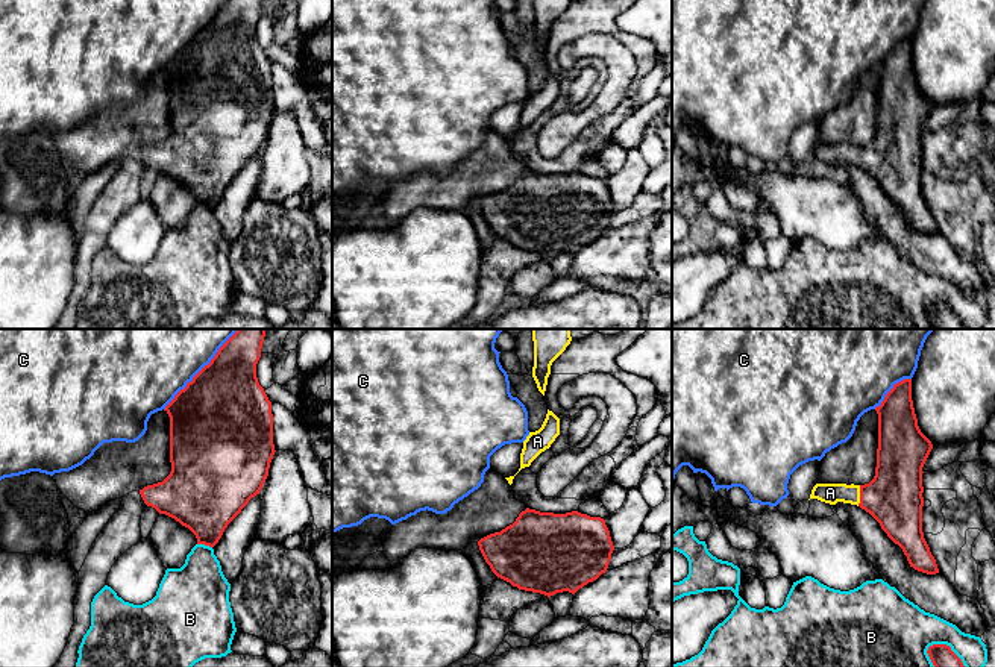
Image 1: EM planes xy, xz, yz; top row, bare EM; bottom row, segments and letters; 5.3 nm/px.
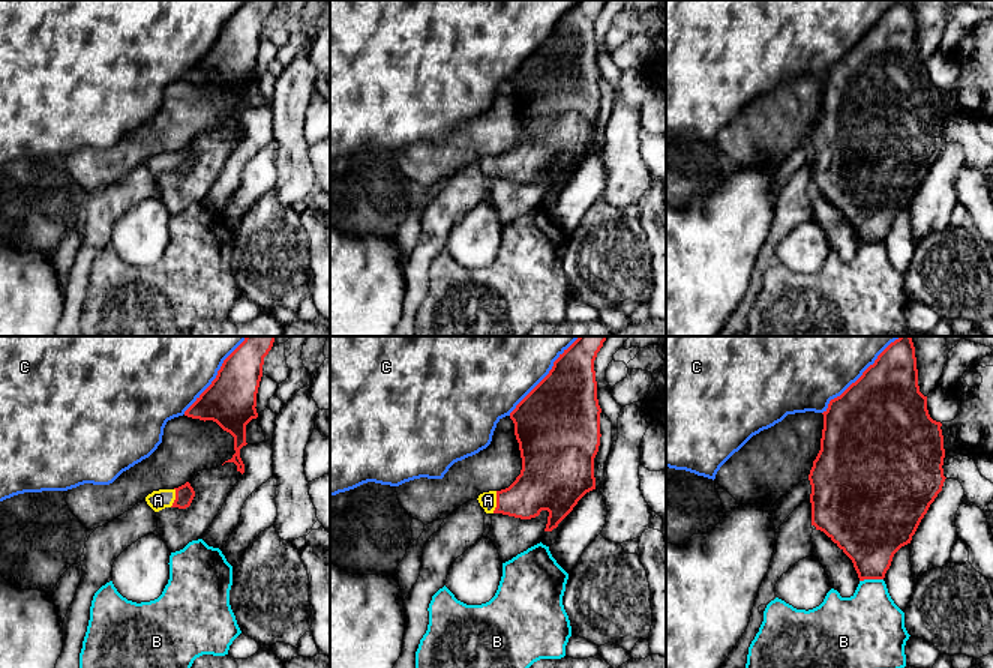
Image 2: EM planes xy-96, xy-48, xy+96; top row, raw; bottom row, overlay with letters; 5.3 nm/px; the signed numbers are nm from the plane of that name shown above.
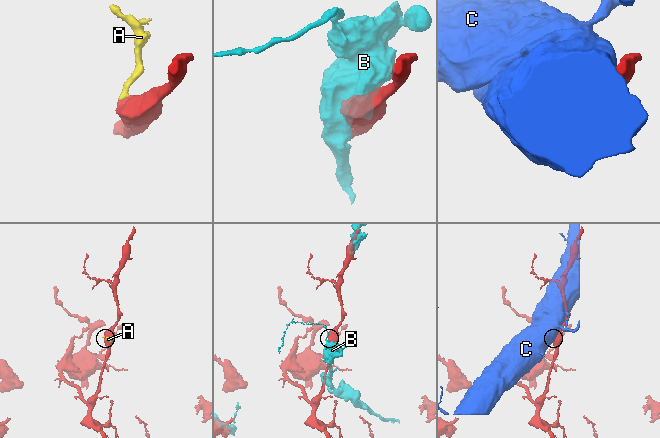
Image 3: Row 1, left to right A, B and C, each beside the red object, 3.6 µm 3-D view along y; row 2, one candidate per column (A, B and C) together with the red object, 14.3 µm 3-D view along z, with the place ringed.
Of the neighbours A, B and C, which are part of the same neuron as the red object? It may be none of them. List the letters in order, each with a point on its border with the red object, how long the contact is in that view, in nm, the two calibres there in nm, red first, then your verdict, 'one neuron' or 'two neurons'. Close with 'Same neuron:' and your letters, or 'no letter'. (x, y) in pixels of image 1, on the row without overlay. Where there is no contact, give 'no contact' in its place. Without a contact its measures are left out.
A: contact yz (860, 156); length 110 nm; calibres 300 and 110 nm; one neuron
B: contact yz (948, 306); length 240 nm; calibres 140 and 300 nm; two neurons
C: contact xy (196, 35); length 500 nm; calibres 480 and 360 nm; two neurons
Same neuron: A

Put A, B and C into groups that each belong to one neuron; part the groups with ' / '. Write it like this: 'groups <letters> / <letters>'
groups A / B / C

